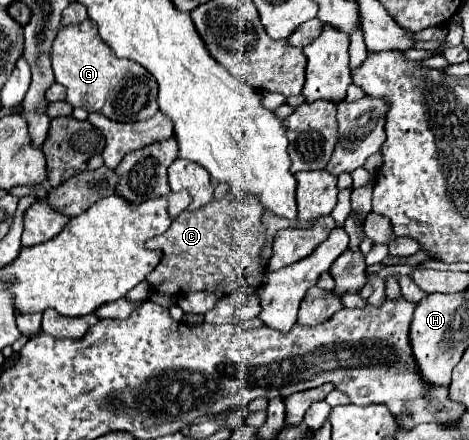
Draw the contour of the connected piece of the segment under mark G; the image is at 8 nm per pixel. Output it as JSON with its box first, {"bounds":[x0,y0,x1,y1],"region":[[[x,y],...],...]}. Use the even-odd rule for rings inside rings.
{"bounds":[51,17,159,121],"region":[[[89,17],[59,31],[51,61],[55,81],[67,87],[67,101],[73,107],[83,107],[89,113],[103,113],[115,121],[147,121],[159,111],[155,77],[151,77],[143,65],[117,57],[103,43],[97,25]]]}

